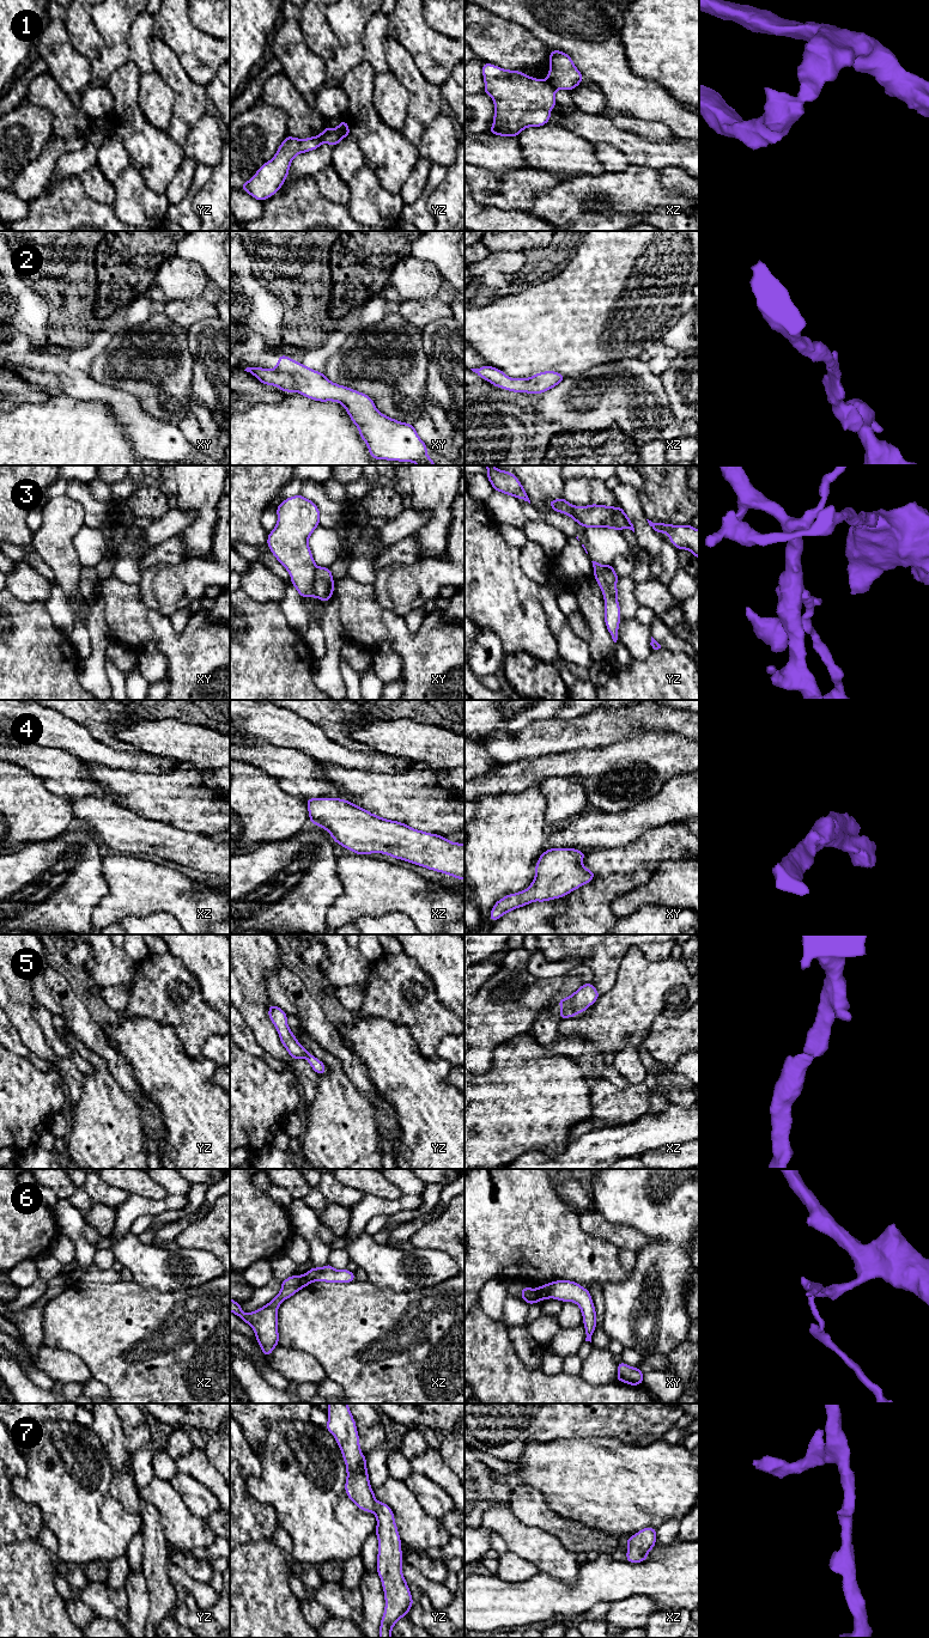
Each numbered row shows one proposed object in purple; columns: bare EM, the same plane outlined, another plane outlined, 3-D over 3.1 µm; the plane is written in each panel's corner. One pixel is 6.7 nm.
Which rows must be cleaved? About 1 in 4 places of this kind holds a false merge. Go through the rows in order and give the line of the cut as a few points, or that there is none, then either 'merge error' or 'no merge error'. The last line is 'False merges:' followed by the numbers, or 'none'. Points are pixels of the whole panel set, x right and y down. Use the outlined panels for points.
1: cut xz (546, 80), (556, 89); merge error
2: cut none; no merge error
3: cut xy (316, 567), (314, 592), (319, 597); merge error
4: cut none; no merge error
5: cut none; no merge error
6: cut xy (536, 1289), (542, 1298); merge error
7: cut none; no merge error
False merges: 1, 3, 6

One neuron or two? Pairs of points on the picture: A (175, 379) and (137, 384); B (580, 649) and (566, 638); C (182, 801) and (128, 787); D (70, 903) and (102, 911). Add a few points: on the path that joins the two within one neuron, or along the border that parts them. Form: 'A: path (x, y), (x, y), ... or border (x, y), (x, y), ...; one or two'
A: path (165, 379), (146, 379); one
B: path (576, 647), (570, 641); one
C: path (169, 801), (141, 792); one
D: border (105, 882), (107, 894), (93, 909), (91, 921); two

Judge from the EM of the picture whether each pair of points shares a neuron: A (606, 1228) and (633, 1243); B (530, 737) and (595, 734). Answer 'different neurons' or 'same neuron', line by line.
A: same neuron
B: same neuron

